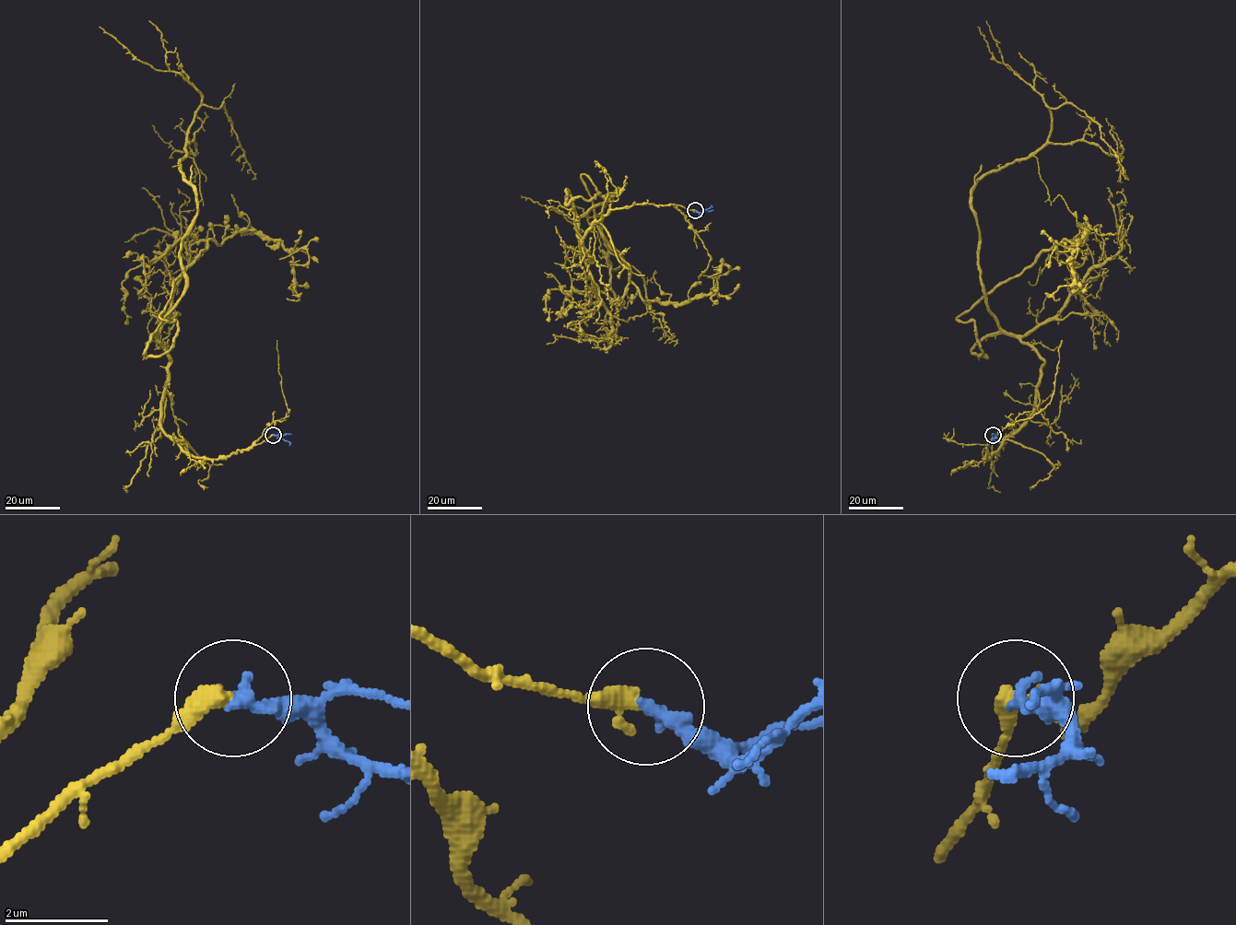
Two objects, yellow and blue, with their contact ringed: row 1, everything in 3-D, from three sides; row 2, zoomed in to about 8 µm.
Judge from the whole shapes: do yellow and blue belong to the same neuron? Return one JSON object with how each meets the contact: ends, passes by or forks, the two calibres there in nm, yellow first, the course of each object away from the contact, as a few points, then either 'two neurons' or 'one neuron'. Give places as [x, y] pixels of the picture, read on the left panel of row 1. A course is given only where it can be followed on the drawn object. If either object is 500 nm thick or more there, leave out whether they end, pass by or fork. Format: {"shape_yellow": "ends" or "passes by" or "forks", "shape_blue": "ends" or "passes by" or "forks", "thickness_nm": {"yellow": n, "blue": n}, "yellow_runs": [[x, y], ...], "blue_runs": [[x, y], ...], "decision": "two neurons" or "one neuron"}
{"shape_yellow": "ends", "shape_blue": "ends", "thickness_nm": {"yellow": 380, "blue": 260}, "yellow_runs": [[273, 435], [212, 458], [163, 431], [158, 327], [183, 292], [197, 193], [179, 162], [202, 99], [100, 27]], "blue_runs": [[273, 435], [288, 441], [288, 445]], "decision": "one neuron"}

